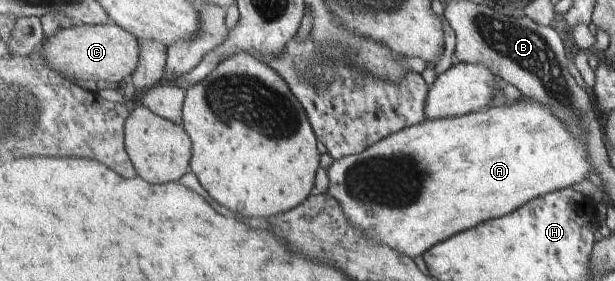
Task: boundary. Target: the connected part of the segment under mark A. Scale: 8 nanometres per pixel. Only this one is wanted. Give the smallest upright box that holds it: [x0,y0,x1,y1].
[327,98,597,258]

